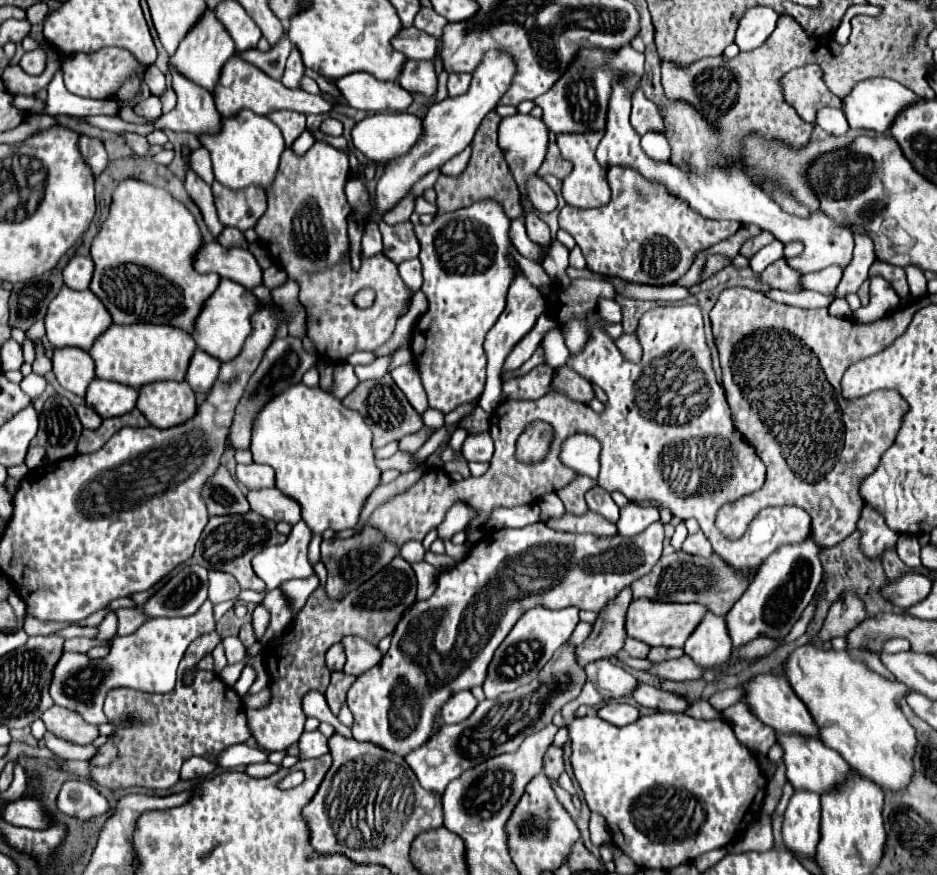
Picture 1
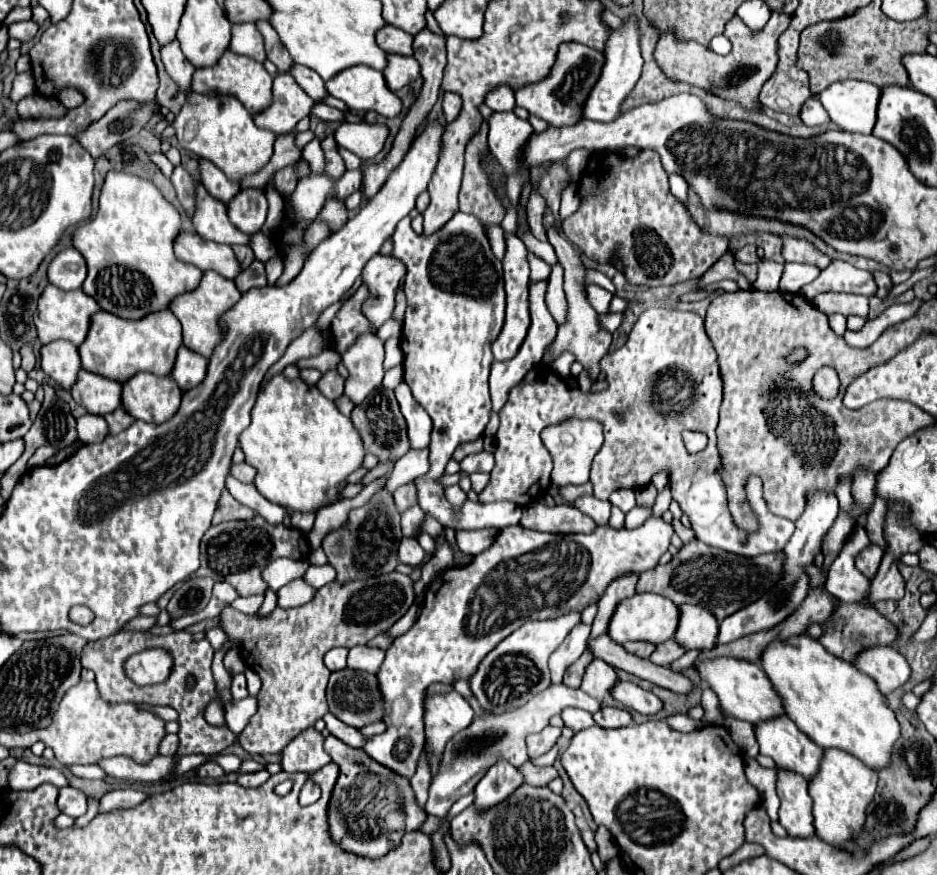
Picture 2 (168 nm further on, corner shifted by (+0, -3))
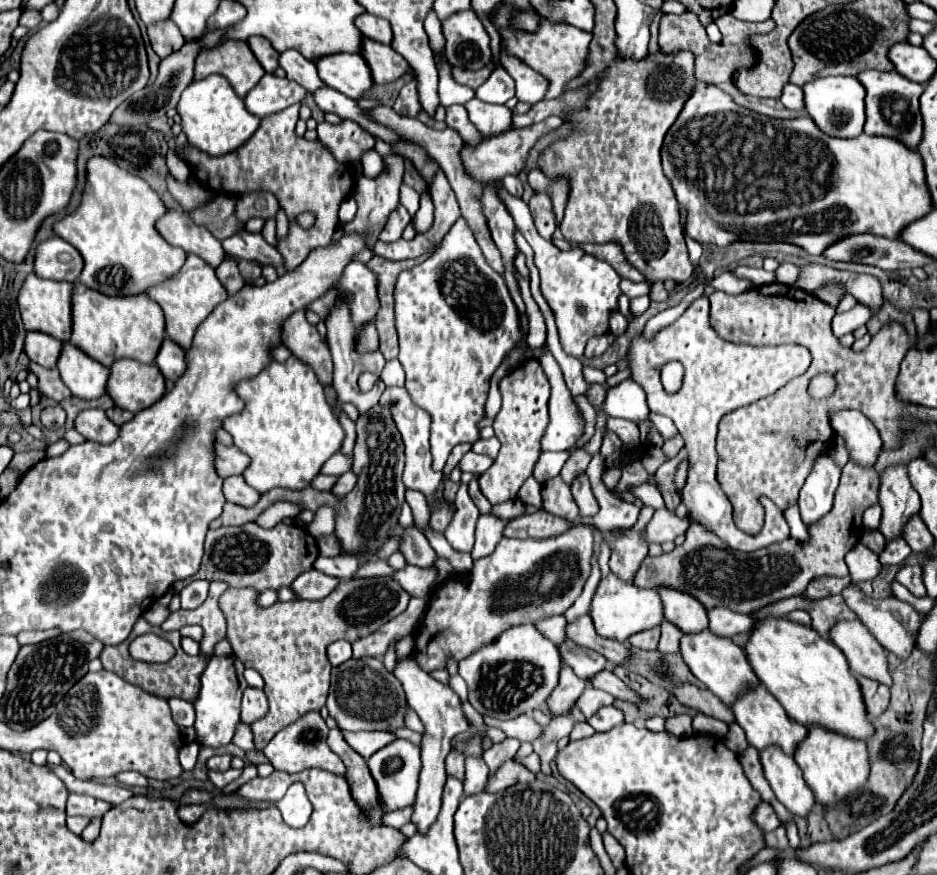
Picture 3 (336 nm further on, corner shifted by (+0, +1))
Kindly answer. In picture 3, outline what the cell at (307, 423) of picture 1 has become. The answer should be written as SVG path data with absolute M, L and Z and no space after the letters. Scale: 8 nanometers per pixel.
M292 355L284 363L272 361L262 373L238 381L234 391L244 401L244 409L242 413L234 413L226 421L222 421L222 427L232 435L234 445L250 457L250 465L244 469L242 477L256 491L266 493L274 487L304 489L320 473L324 461L328 461L336 451L340 451L340 445L344 441L344 429L336 413L328 405L324 397L324 387L316 381L314 371L304 361L298 361L298 357Z

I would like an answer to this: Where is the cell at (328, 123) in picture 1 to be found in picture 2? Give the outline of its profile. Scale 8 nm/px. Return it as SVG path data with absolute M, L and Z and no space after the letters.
M338 146L338 150L344 160L347 170L354 170L354 169L360 168L360 166L362 165L362 160L359 157L357 157L350 151L348 151L340 146Z

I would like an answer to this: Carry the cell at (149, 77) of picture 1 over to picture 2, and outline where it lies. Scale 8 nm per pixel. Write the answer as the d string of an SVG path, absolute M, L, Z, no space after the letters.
M194 93L186 99L186 105L170 125L176 131L180 147L192 151L198 157L210 159L218 169L226 173L230 181L236 183L262 171L274 153L276 135L268 129L256 127L252 115L240 105L240 101L236 101L236 97Z

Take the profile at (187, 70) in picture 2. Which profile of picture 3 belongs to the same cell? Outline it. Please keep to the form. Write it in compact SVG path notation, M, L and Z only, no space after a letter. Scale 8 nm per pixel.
M170 19L150 25L148 27L148 37L150 37L152 49L154 49L154 53L158 57L166 57L172 51L178 51L186 43L186 39L182 37L180 29Z

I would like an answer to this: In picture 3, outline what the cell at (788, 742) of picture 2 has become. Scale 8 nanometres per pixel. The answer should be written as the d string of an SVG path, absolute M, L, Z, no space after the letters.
M754 685L746 693L742 693L732 703L732 711L734 711L736 723L744 729L748 743L752 747L756 747L758 751L762 751L762 749L766 749L770 745L780 745L784 753L794 755L794 749L798 747L798 743L806 737L806 727L798 725L794 719L790 719L786 715L784 707L762 685Z

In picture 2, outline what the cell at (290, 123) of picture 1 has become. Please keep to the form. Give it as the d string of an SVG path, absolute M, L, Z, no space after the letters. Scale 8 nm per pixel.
M292 75L274 77L274 101L270 109L254 115L254 123L262 129L270 129L276 135L292 133L296 123L310 113L314 101L310 95L294 81Z

